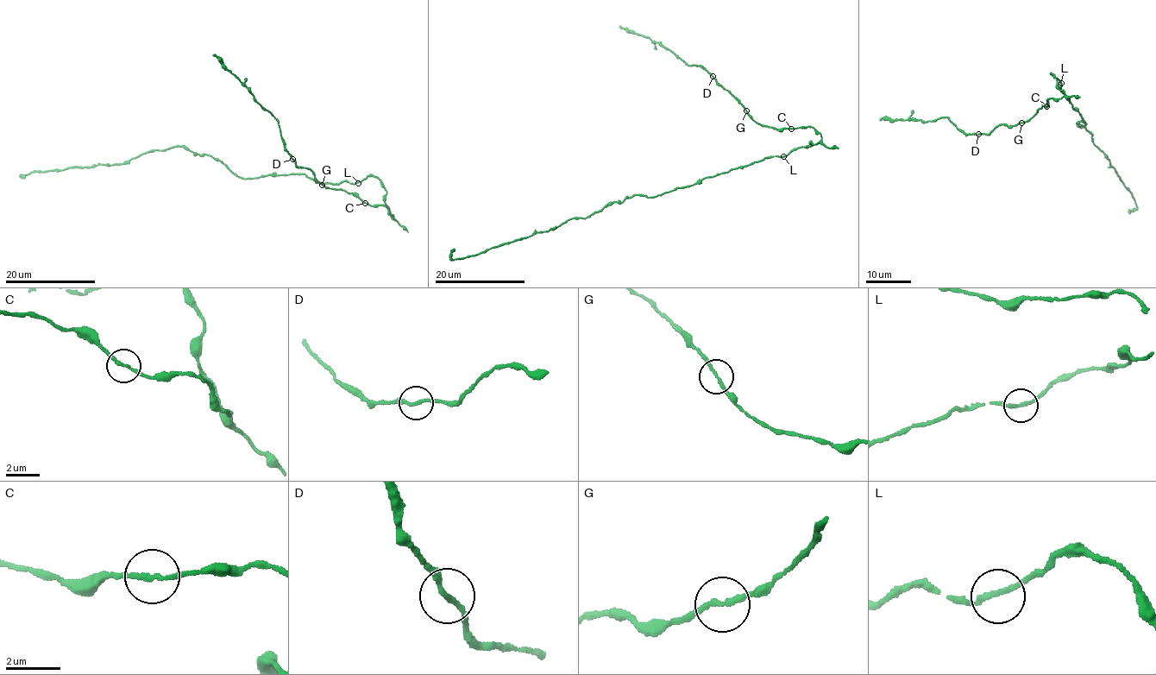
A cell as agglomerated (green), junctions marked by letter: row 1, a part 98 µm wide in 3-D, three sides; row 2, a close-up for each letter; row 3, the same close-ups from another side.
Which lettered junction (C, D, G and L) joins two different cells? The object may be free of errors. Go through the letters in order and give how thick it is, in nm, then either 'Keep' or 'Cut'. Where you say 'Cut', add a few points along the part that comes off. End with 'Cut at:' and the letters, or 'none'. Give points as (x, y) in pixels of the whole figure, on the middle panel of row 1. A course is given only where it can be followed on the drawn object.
C: Thickness 160 nm. Keep
D: Thickness 180 nm. Keep
G: Thickness 180 nm. Keep
L: Thickness 180 nm. Keep
Cut at: none

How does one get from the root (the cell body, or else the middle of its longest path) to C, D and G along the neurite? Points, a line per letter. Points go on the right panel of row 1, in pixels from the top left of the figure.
C: (1059, 88), (1060, 82), (1051, 72), (1056, 78), (1056, 86), (1064, 95), (1058, 99), (1047, 99), (1046, 106)
D: (1059, 88), (1051, 72), (1064, 95), (1047, 99), (1048, 107), (1042, 106), (1028, 119), (978, 134)
G: (1059, 88), (1051, 72), (1064, 95), (1047, 99), (1048, 107), (1042, 106), (1021, 123)

